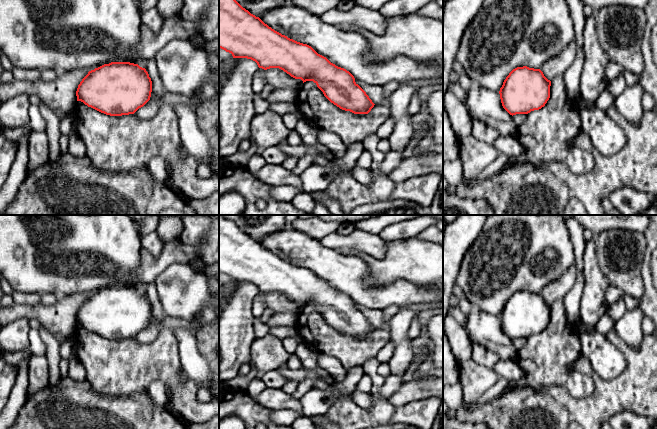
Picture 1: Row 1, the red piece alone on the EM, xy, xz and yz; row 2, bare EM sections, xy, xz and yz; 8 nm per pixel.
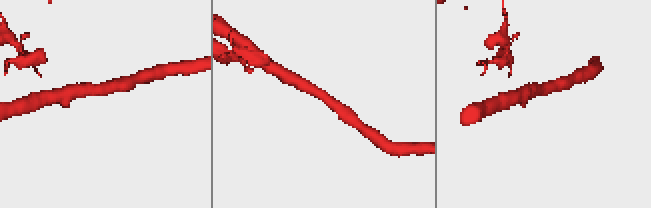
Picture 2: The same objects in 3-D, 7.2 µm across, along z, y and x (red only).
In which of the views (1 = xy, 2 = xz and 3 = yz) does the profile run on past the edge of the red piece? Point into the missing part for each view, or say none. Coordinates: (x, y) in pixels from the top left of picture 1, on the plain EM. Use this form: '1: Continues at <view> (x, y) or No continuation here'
1: No continuation here
2: No continuation here
3: No continuation here

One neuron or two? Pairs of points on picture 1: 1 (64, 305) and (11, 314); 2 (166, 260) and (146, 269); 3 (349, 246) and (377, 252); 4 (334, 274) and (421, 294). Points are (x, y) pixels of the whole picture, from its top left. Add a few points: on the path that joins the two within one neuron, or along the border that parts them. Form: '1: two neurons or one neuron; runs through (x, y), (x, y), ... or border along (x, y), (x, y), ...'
1: one neuron; runs through (51, 311), (24, 311)
2: one neuron; runs through (161, 262), (151, 267)
3: one neuron; runs through (356, 246), (370, 246)
4: one neuron; runs through (356, 287), (363, 294), (399, 294)

